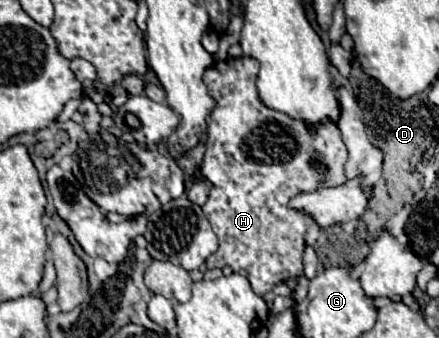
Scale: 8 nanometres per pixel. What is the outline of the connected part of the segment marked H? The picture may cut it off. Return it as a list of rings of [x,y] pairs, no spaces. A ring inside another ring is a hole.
[[[254,58],[218,60],[204,72],[204,84],[218,106],[208,120],[208,142],[200,172],[226,194],[226,198],[204,206],[204,214],[220,240],[220,248],[206,264],[208,268],[230,266],[236,274],[250,280],[254,294],[262,296],[274,284],[302,274],[304,234],[312,220],[290,210],[288,198],[322,184],[342,184],[346,180],[344,164],[348,150],[336,124],[322,124],[316,136],[310,138],[302,122],[266,108],[258,100],[256,76],[258,62]],[[316,150],[328,164],[326,172],[310,164]]]

